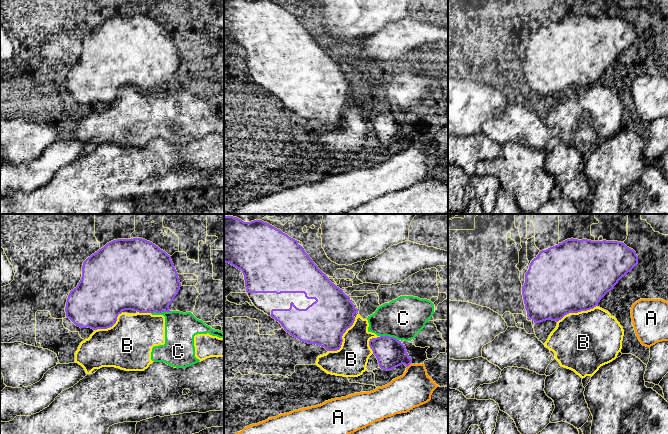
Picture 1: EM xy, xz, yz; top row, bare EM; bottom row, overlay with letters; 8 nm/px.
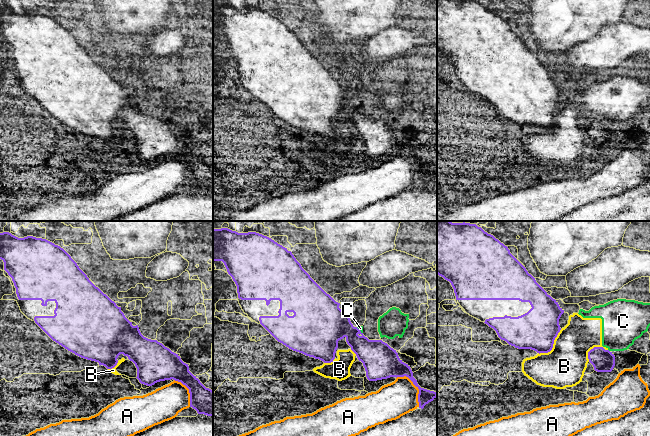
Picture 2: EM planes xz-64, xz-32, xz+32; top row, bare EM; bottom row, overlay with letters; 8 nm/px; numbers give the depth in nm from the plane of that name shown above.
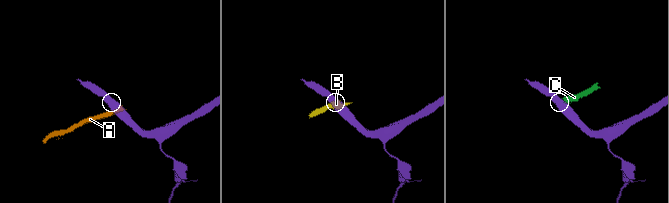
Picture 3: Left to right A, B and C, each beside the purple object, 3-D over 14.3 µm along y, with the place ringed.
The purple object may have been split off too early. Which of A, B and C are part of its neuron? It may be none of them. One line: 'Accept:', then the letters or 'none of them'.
Accept: none of them

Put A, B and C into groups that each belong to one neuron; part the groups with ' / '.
A / B C

